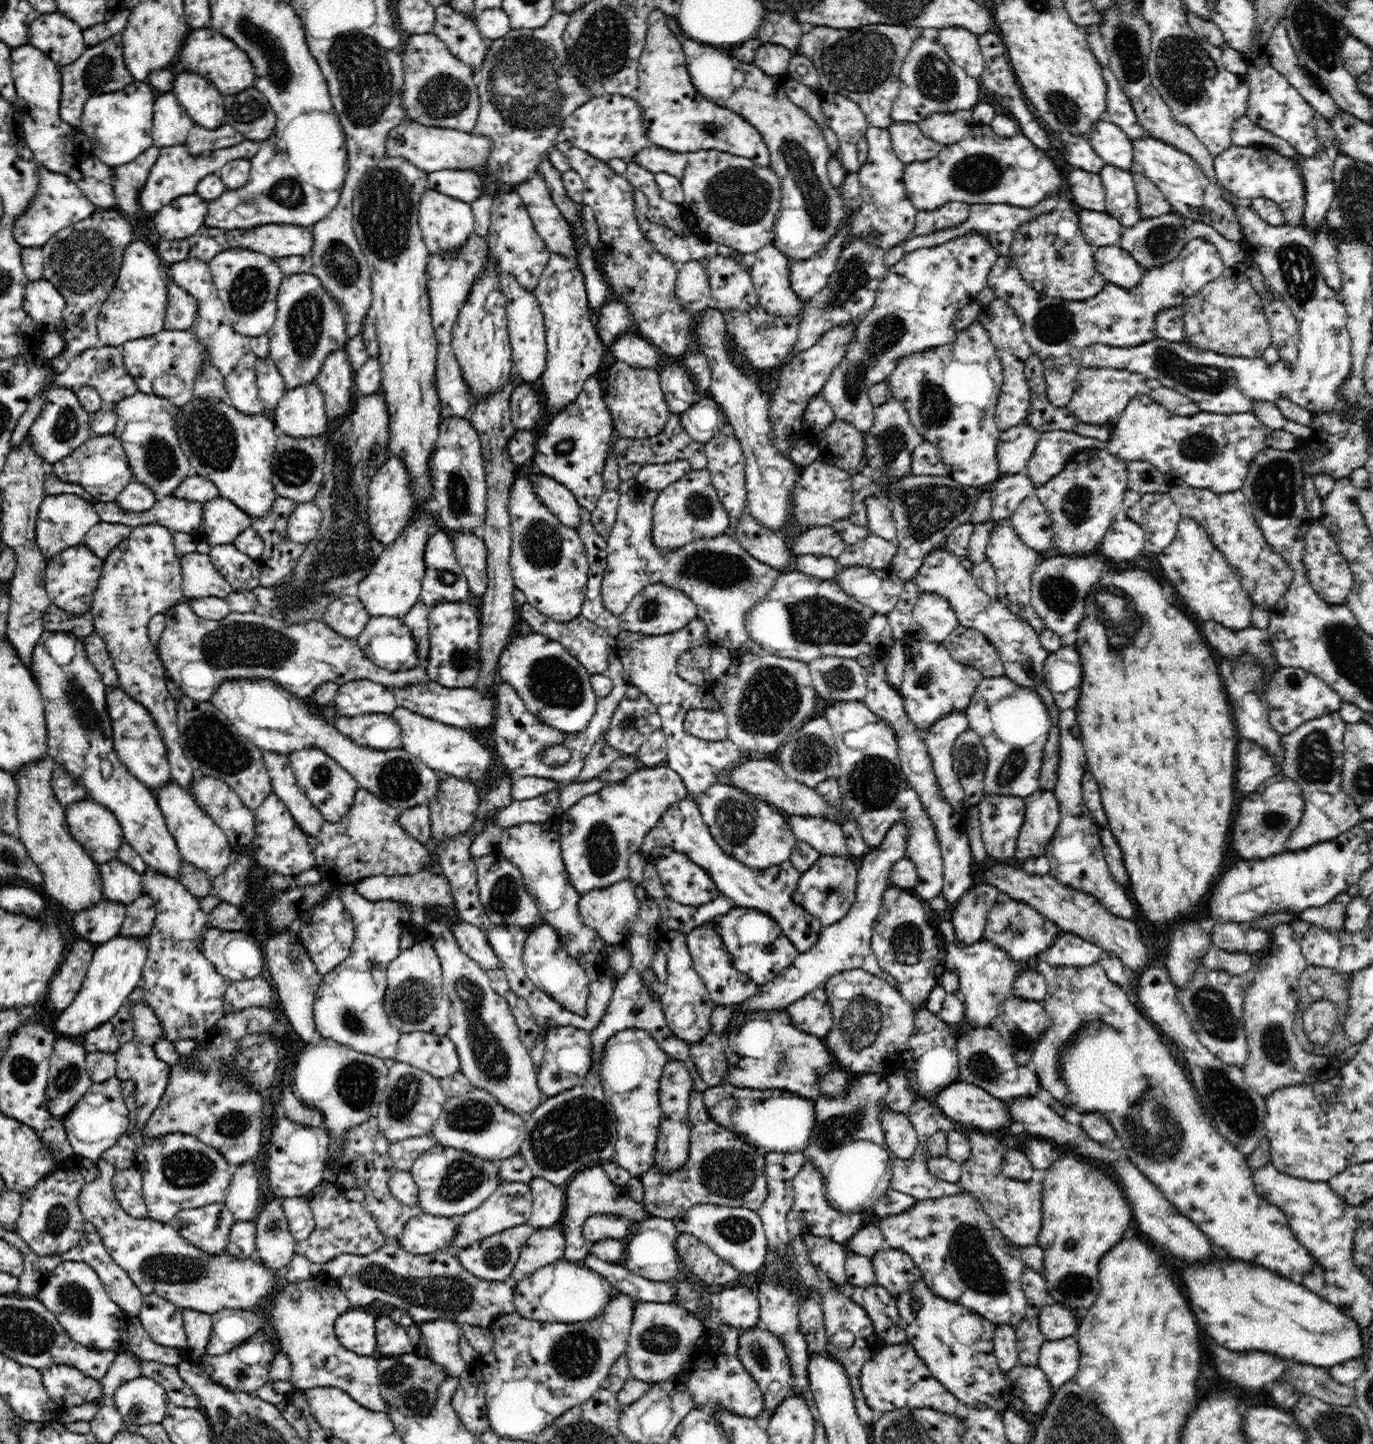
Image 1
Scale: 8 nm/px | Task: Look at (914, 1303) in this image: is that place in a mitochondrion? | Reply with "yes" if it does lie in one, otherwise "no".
no

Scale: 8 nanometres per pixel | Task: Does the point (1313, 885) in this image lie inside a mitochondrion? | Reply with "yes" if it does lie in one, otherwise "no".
yes

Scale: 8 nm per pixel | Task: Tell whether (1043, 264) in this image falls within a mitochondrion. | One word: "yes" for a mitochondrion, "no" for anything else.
no

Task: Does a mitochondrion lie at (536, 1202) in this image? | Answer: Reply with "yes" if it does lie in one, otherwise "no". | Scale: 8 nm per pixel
no

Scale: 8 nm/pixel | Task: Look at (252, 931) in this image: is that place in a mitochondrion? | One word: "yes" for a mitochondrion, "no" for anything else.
no

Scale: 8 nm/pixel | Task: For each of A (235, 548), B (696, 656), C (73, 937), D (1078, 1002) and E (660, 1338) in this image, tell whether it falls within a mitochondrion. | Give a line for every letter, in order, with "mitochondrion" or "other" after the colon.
A: other
B: other
C: other
D: other
E: mitochondrion

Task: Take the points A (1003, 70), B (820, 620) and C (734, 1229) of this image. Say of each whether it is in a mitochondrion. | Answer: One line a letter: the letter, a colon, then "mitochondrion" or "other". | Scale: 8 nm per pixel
A: other
B: mitochondrion
C: mitochondrion

